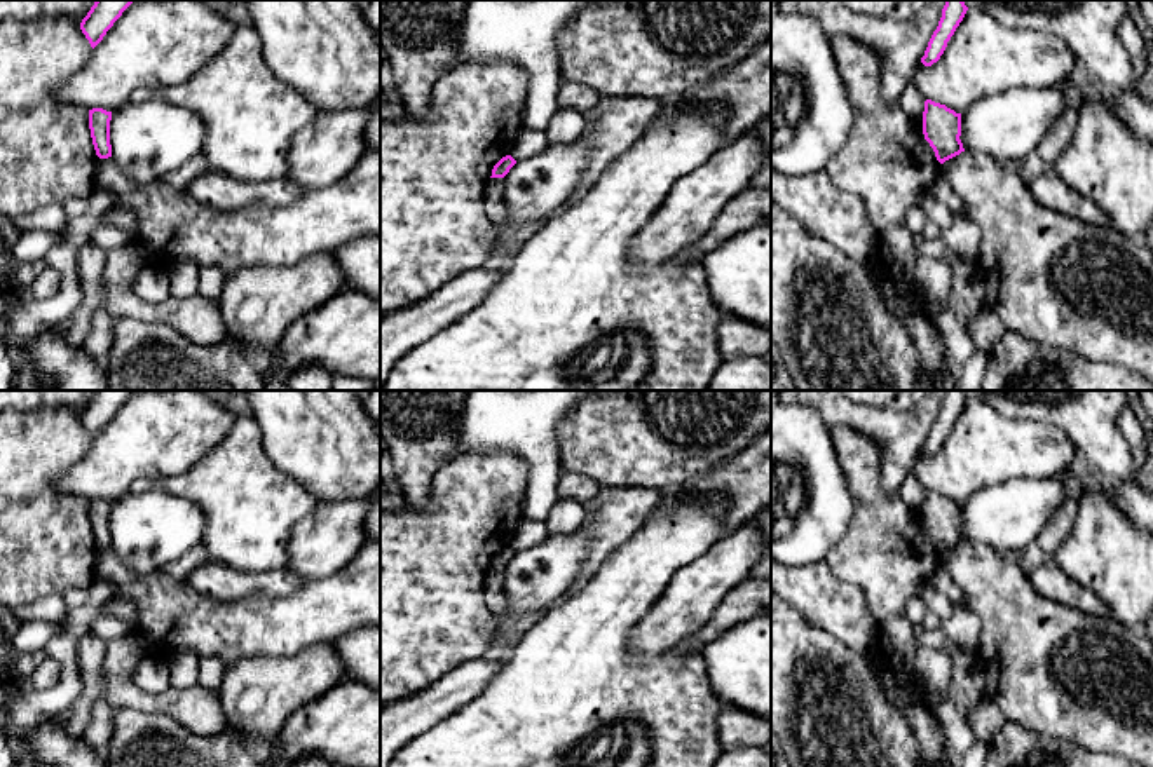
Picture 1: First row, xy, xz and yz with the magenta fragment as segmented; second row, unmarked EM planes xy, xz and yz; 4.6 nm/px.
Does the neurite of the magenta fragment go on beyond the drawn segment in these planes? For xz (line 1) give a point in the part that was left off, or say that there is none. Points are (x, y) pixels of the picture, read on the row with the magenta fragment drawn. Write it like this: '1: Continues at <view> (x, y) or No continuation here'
1: No continuation here

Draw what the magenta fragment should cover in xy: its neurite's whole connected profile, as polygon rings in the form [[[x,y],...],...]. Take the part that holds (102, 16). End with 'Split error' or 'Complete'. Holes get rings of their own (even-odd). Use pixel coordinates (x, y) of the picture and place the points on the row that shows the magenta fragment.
[[[96,0],[80,23],[80,30],[94,49],[133,0]]]. Complete

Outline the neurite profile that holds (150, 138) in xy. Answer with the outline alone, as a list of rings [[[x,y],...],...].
[[[148,99],[112,112],[112,159],[134,183],[148,185],[202,153],[206,124],[192,110]]]

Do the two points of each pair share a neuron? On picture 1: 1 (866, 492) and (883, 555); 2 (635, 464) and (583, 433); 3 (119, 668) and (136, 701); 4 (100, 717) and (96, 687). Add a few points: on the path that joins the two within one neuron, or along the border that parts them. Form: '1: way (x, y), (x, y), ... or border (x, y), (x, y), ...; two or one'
1: way (874, 508), (881, 518), (883, 539); one
2: way (623, 452), (609, 438), (595, 436); one
3: way (119, 677), (119, 684), (128, 692); one
4: border (103, 698), (93, 706), (91, 720), (82, 734); two

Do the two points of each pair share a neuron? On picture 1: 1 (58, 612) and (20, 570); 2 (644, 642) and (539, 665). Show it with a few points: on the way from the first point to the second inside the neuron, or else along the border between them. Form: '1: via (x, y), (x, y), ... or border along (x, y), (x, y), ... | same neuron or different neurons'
1: border along (61, 593), (39, 597), (18, 609) | different neurons
2: border along (651, 609), (630, 635), (630, 656), (637, 663) | different neurons

